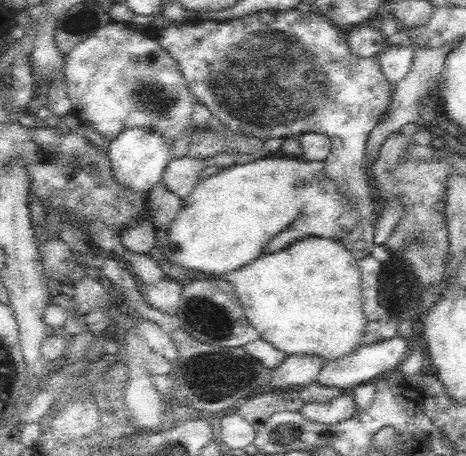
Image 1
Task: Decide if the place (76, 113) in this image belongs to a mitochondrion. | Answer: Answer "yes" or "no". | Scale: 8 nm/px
no

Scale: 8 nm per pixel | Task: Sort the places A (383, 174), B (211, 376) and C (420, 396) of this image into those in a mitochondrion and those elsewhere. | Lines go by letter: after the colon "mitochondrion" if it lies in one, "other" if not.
A: other
B: mitochondrion
C: other

